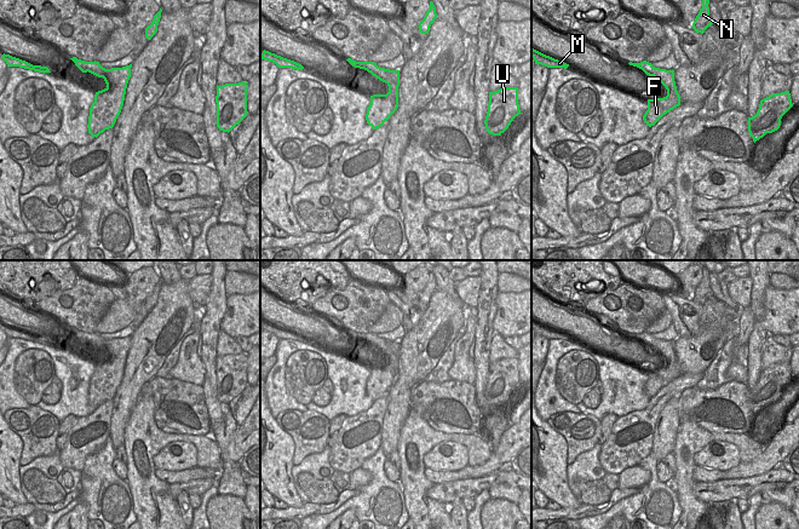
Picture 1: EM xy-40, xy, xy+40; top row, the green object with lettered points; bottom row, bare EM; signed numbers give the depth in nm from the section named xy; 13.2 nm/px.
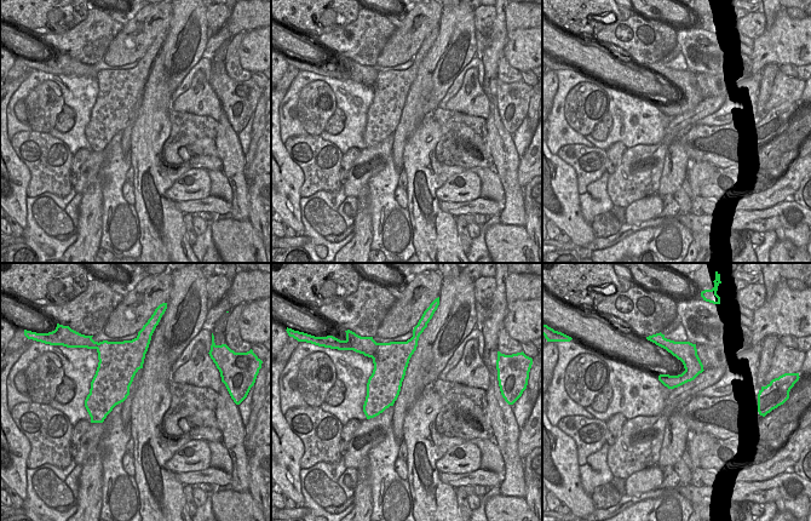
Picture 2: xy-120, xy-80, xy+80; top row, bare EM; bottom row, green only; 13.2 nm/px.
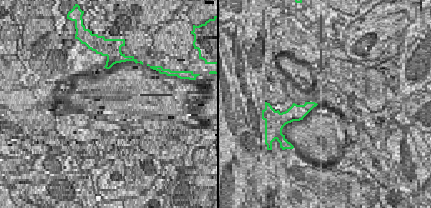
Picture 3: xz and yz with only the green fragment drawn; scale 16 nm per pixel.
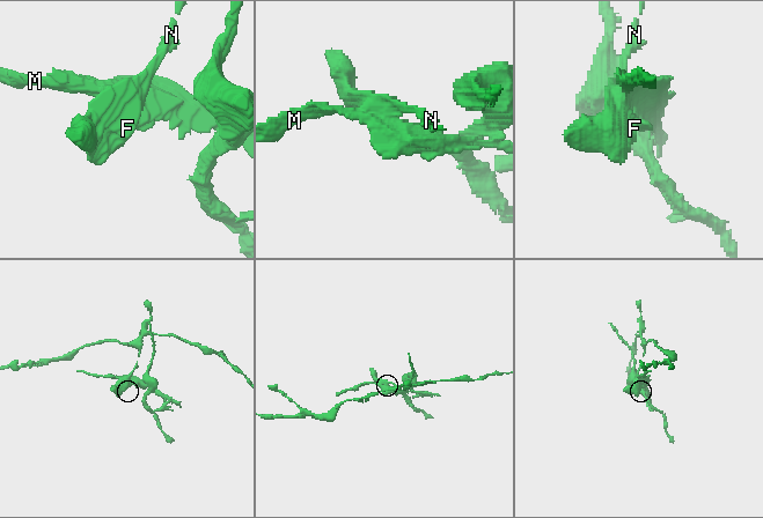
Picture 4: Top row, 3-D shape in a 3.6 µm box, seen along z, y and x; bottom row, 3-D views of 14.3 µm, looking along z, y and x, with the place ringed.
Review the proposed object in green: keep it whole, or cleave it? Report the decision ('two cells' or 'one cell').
two cells

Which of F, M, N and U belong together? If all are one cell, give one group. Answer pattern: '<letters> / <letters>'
F N / M U

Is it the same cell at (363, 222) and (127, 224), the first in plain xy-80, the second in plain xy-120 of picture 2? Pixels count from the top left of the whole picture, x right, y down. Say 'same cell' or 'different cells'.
different cells

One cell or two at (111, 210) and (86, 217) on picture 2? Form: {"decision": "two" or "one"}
{"decision": "two"}

